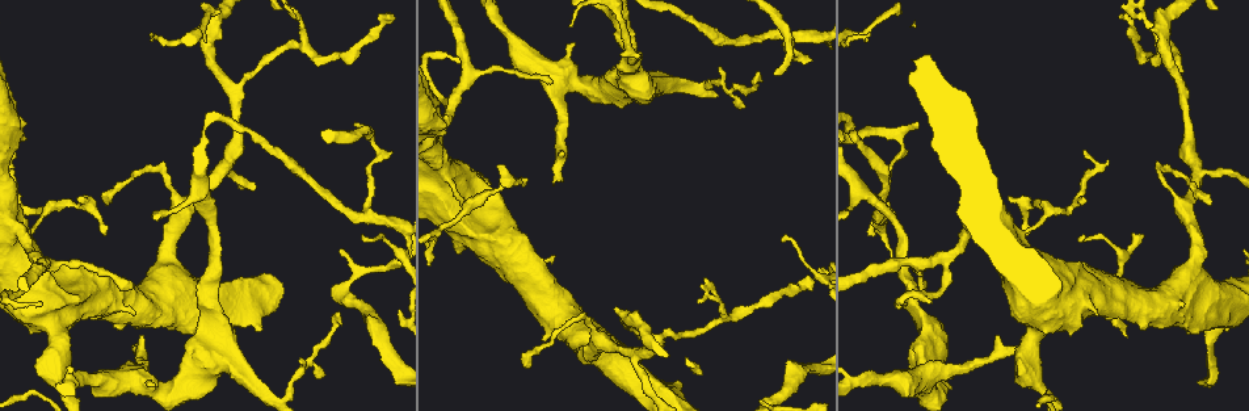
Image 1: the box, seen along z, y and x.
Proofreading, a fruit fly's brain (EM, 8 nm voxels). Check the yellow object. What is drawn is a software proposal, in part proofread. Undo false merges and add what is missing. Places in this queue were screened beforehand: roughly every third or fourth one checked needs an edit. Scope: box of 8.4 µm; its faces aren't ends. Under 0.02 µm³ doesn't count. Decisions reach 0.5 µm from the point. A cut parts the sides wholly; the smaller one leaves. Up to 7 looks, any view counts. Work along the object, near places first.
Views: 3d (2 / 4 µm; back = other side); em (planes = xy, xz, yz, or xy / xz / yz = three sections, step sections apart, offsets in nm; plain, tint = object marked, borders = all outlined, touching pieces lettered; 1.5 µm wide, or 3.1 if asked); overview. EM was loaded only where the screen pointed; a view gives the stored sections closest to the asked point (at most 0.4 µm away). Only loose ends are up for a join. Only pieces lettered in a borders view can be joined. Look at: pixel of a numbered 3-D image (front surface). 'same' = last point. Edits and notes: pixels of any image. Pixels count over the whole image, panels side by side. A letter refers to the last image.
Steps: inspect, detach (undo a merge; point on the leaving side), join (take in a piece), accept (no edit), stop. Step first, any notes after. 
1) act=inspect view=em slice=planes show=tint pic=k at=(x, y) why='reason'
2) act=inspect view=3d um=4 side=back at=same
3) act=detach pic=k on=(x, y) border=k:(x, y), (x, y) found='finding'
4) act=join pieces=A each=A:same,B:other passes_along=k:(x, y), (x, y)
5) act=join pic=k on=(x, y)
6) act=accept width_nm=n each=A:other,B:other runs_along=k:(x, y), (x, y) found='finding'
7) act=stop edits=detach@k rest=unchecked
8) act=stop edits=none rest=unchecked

act=inspect view=em slice=yz step=4 show=borders pic=1 at=(367, 214) why='sudden change in width'

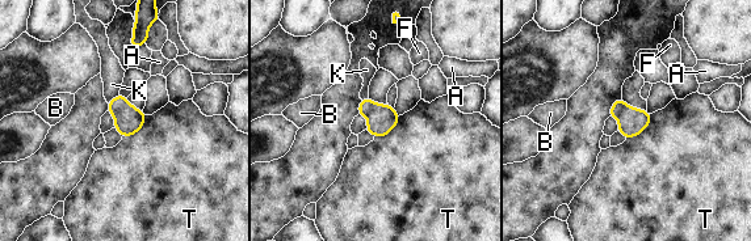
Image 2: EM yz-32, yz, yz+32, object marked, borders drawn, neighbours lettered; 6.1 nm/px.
act=detach pic=2 on=(129, 121) width_nm=160 each=A:other,B:other,F:other,K:other,T:other border=2:(126, 101), (114, 115) found='two neurons meet here'

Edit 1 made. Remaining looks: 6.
act=inspect view=3d um=2 pic=1 at=(907, 305) why='free end'

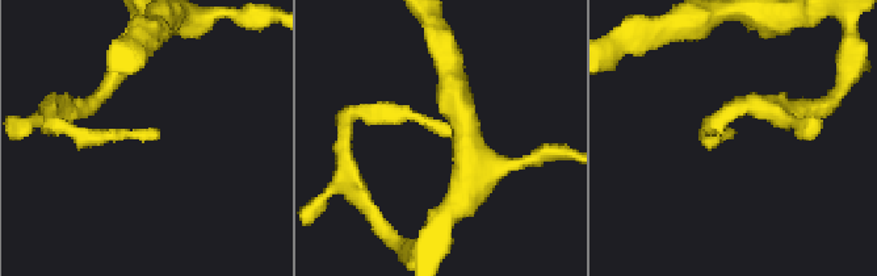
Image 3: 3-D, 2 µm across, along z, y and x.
act=inspect view=em slice=yz step=8 show=tint pic=3 at=(156, 128) why='now the EM'

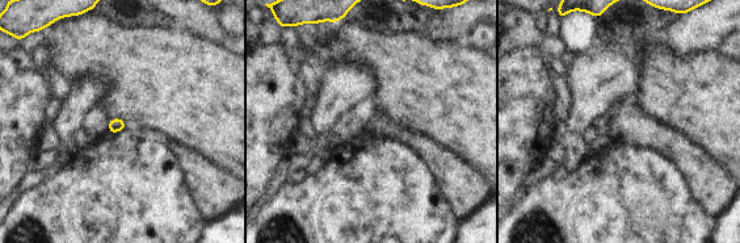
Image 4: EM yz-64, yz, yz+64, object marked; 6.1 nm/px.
act=inspect view=em slice=xz step=4 show=borders at=same why='another direction'

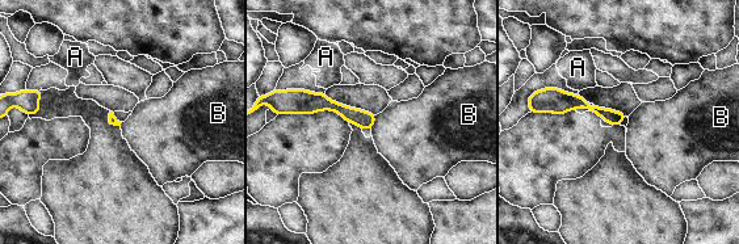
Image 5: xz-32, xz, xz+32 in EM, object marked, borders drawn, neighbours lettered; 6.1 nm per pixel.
act=accept each=A:other,B:other runs_along=5:(294, 109), (327, 104), (372, 118) found='none of them fits'

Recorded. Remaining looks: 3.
act=inspect view=em slice=planes show=borders pic=1 at=(525, 184) why='tapers out'

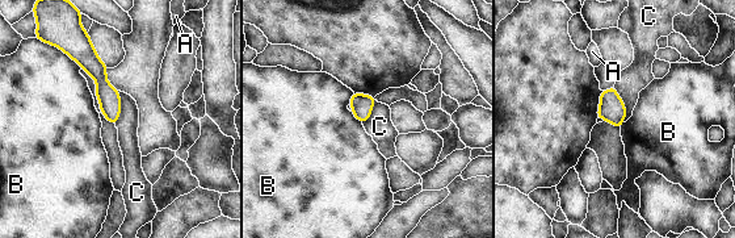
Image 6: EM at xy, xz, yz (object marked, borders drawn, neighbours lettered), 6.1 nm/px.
act=accept width_nm=130 each=A:other,B:other,C:other runs_along=6:(83, 45), (108, 95), (113, 118) found='none of them fits'

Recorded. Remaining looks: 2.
act=stop edits=detach@2 rest=unchecked

